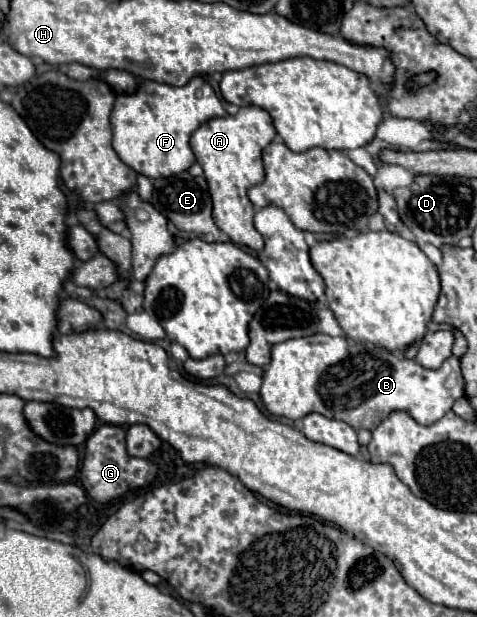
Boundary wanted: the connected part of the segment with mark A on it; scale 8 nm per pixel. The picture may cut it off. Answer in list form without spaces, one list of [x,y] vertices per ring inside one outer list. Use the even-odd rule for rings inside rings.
[[[245,105],[239,109],[237,115],[211,119],[191,135],[191,149],[197,157],[197,163],[205,171],[205,179],[213,199],[215,225],[223,233],[227,233],[235,245],[245,245],[253,251],[263,249],[263,237],[259,231],[255,231],[255,209],[247,197],[247,189],[263,183],[265,171],[261,153],[273,141],[273,137],[273,121],[269,113],[257,105]]]

